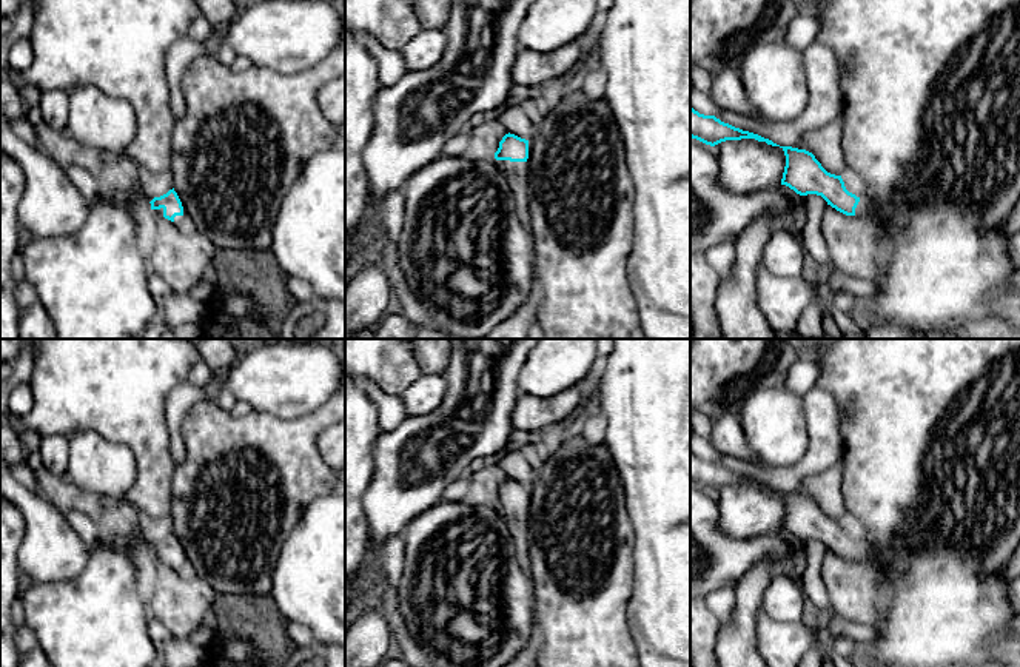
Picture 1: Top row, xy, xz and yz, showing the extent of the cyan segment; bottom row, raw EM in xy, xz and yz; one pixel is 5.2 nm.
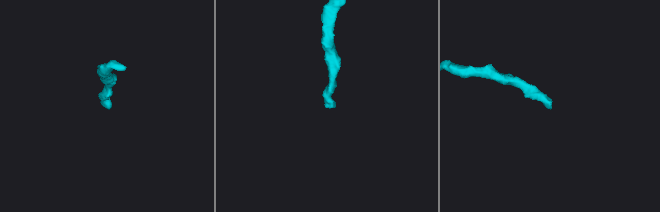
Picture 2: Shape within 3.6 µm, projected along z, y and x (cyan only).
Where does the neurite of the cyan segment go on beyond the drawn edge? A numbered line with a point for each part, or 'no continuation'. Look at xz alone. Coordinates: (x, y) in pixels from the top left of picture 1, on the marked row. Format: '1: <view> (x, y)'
1: xz (515, 171)

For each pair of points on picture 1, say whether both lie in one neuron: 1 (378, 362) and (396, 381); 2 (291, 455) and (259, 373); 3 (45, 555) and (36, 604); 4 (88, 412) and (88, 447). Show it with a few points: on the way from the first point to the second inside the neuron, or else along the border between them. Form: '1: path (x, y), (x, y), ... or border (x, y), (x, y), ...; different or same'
1: path (382, 367), (392, 376); same
2: border (253, 408), (282, 418), (301, 418), (312, 413); different
3: border (76, 575), (59, 581), (26, 583); different
4: border (70, 436), (93, 430), (122, 442); different

